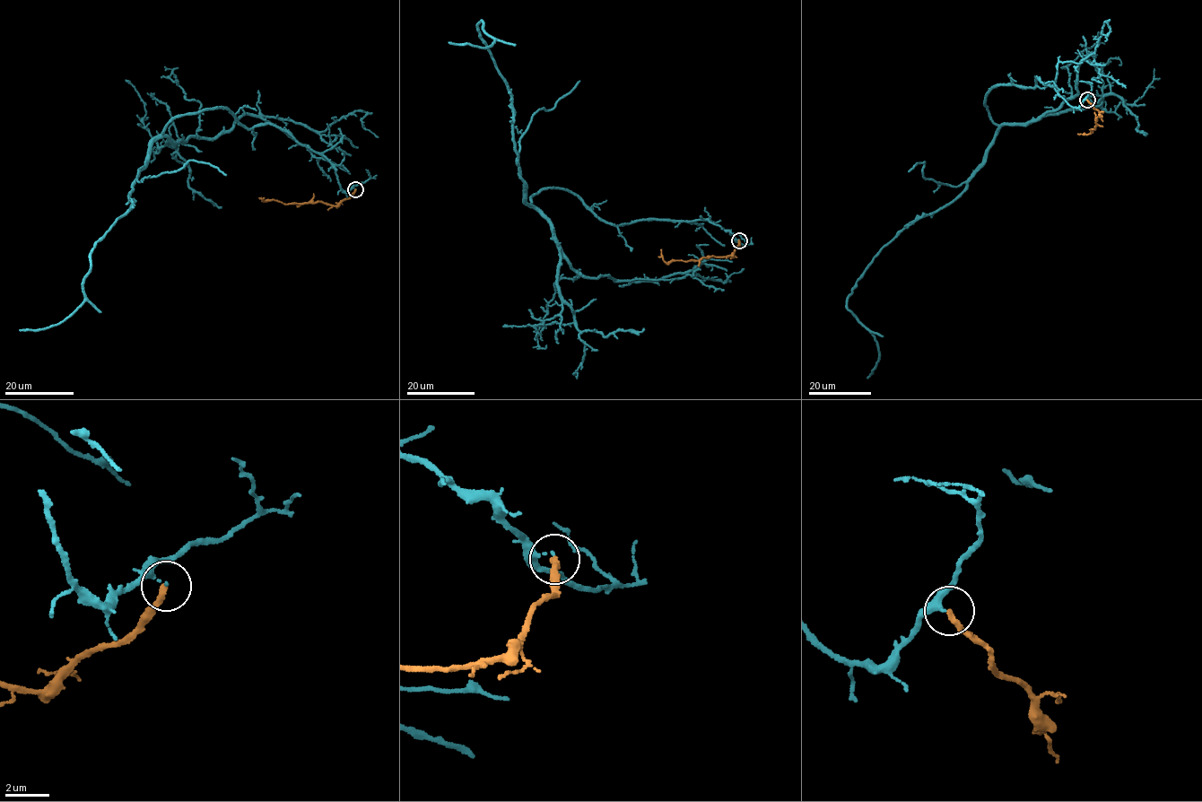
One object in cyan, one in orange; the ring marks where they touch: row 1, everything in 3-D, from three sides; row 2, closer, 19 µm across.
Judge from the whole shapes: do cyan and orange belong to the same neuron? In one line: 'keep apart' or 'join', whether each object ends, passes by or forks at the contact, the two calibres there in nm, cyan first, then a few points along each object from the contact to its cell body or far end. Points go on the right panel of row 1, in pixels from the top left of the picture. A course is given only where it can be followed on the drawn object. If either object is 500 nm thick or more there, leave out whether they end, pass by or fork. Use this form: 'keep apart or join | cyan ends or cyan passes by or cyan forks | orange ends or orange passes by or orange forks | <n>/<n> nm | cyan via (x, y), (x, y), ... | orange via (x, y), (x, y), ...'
keep apart | cyan ends | orange ends | 100/260 nm | cyan via (1087, 100), (1037, 77), (986, 96), (998, 126), (966, 187), (848, 298), (876, 344), (866, 379) | orange via (1087, 100), (1101, 116), (1096, 117), (1095, 128), (1087, 135), (1077, 134)

